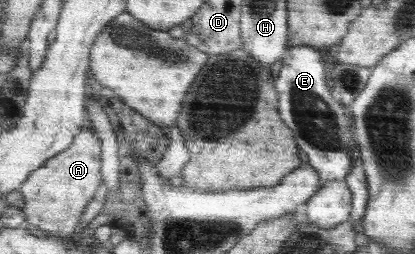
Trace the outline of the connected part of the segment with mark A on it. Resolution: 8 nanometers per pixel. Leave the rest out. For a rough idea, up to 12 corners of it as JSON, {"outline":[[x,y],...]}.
{"outline":[[100,137],[71,147],[21,188],[28,224],[59,237],[83,227],[104,181]]}

